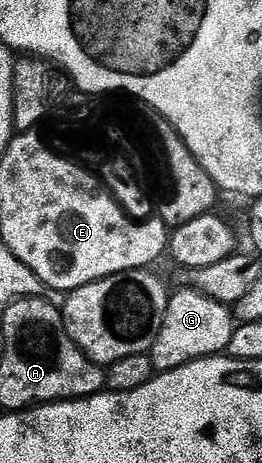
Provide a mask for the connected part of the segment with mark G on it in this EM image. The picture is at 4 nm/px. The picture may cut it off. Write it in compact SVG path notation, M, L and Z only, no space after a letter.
M193 287L185 288L179 293L171 292L168 311L164 315L164 327L160 327L160 335L149 351L158 373L179 369L205 357L225 354L228 343L232 343L236 317L231 306L222 305Z

